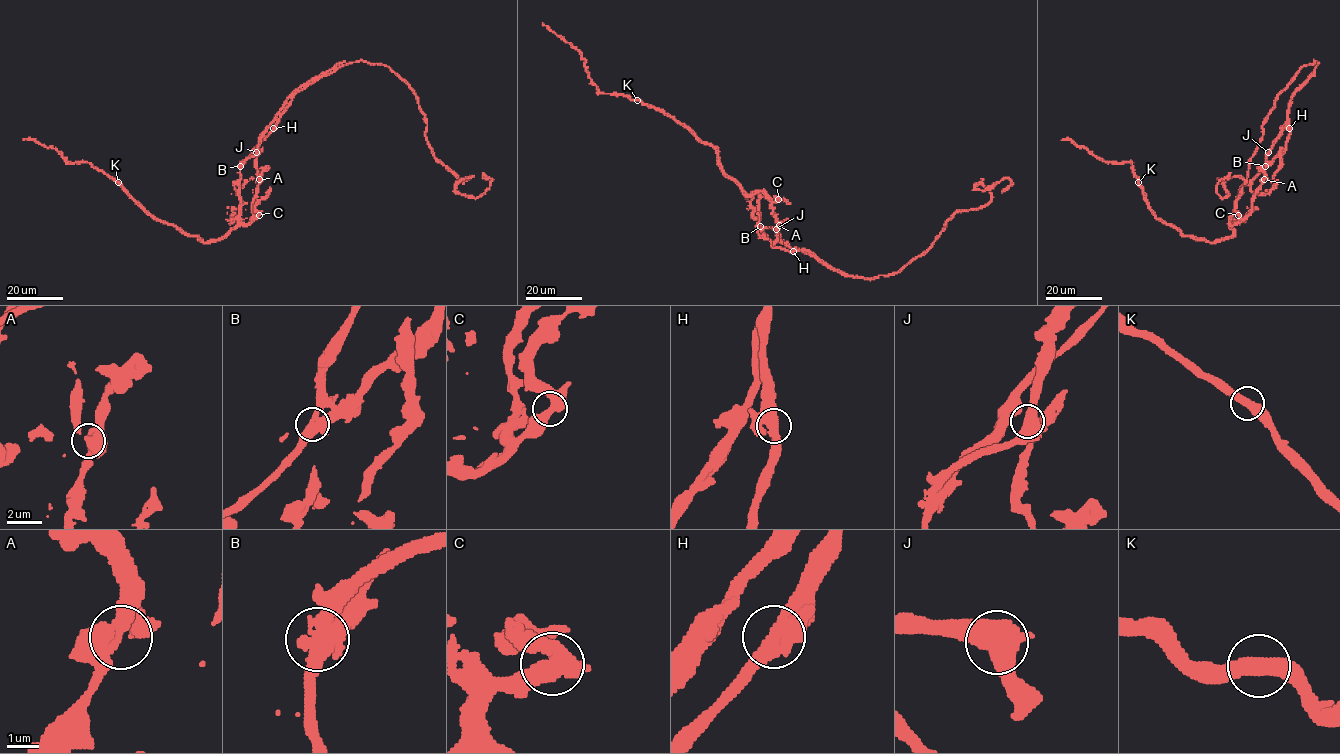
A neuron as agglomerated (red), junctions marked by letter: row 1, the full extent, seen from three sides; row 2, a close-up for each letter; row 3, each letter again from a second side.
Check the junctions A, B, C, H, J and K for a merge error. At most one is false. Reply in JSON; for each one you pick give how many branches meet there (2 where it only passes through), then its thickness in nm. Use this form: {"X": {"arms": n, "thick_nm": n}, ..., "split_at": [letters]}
{"B": {"arms": 3, "thick_nm": 440}, "split_at": ["B"]}

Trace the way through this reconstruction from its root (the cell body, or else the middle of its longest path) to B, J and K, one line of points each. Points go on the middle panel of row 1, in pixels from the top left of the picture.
B: (782, 249), (774, 245), (760, 226)
J: (782, 249), (777, 248), (762, 230), (776, 229)
K: (782, 249), (772, 243), (760, 224), (757, 191), (748, 194), (725, 174), (712, 146), (637, 99)

